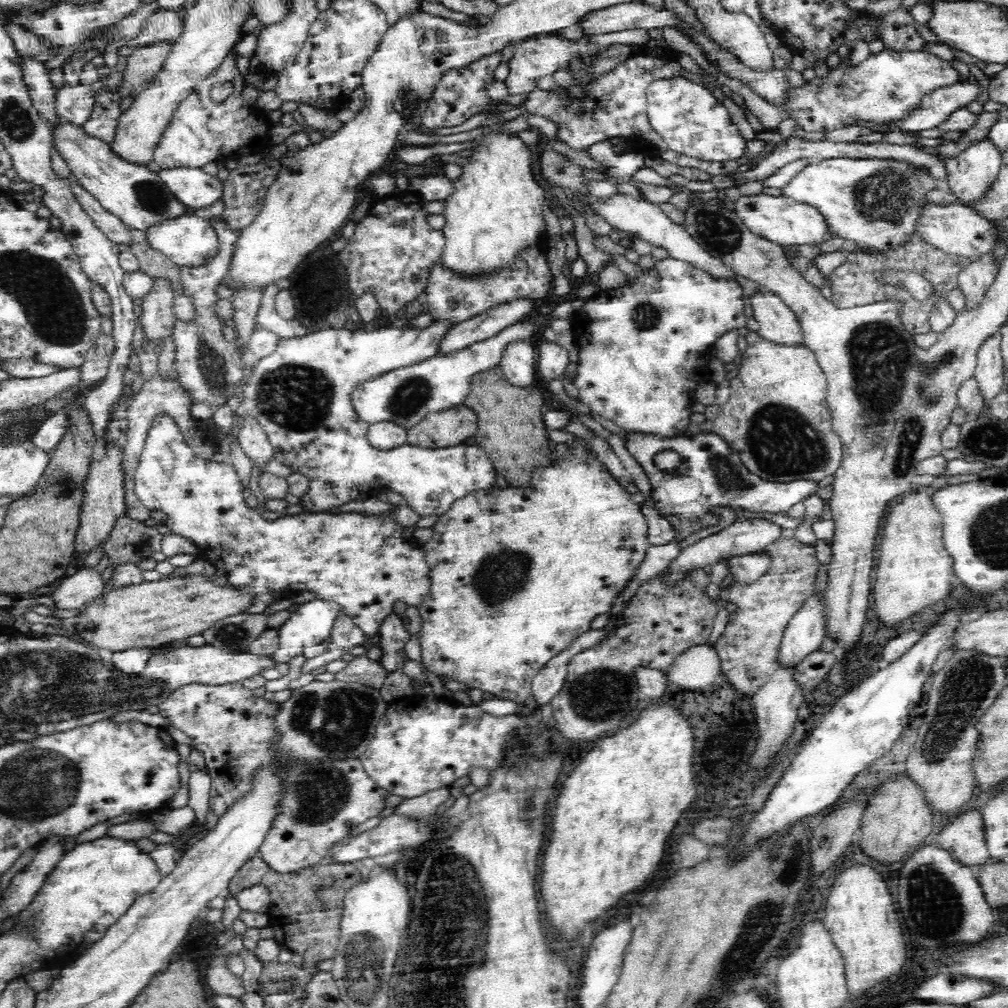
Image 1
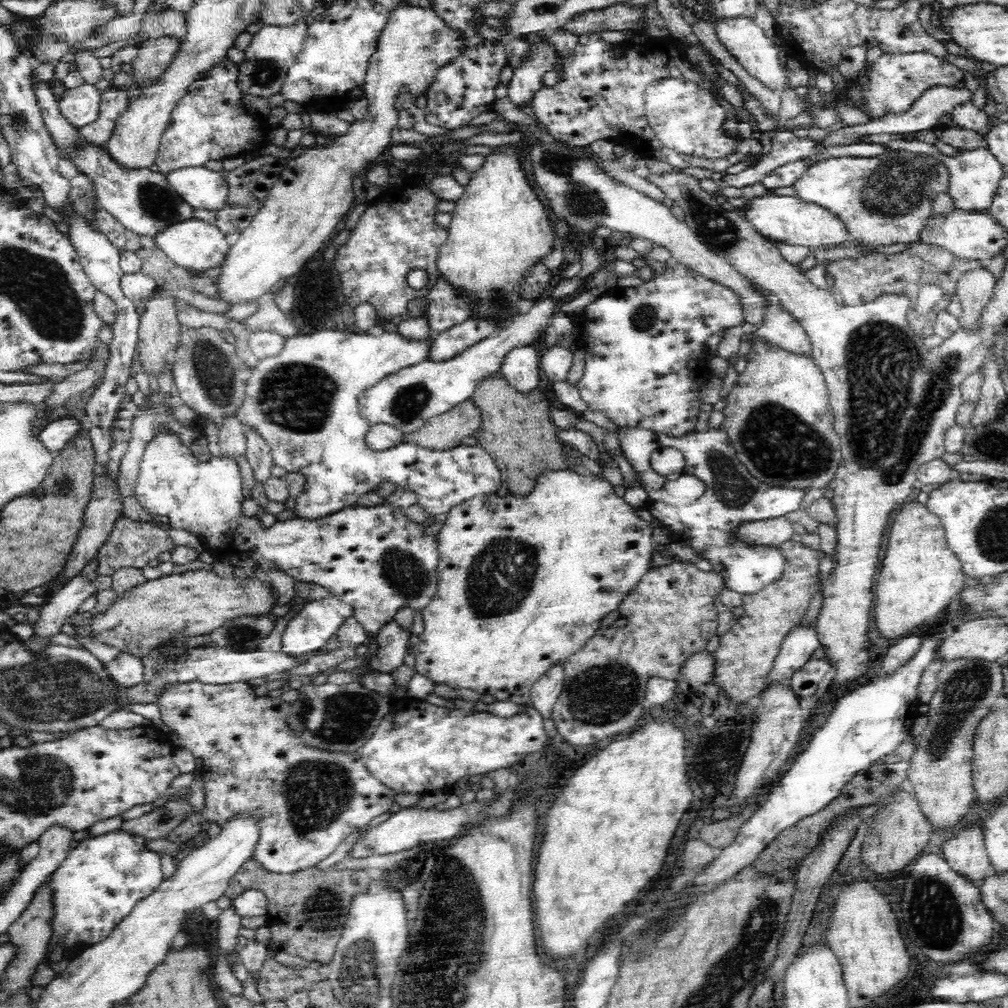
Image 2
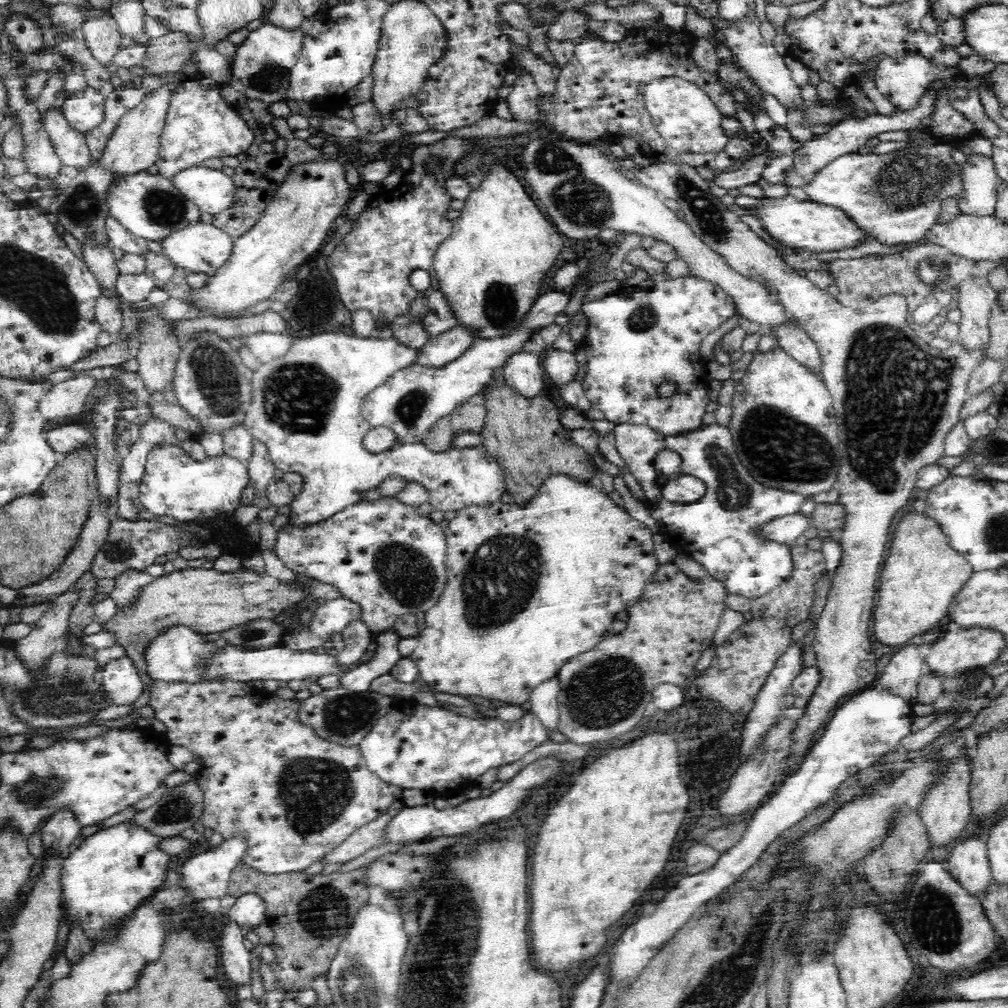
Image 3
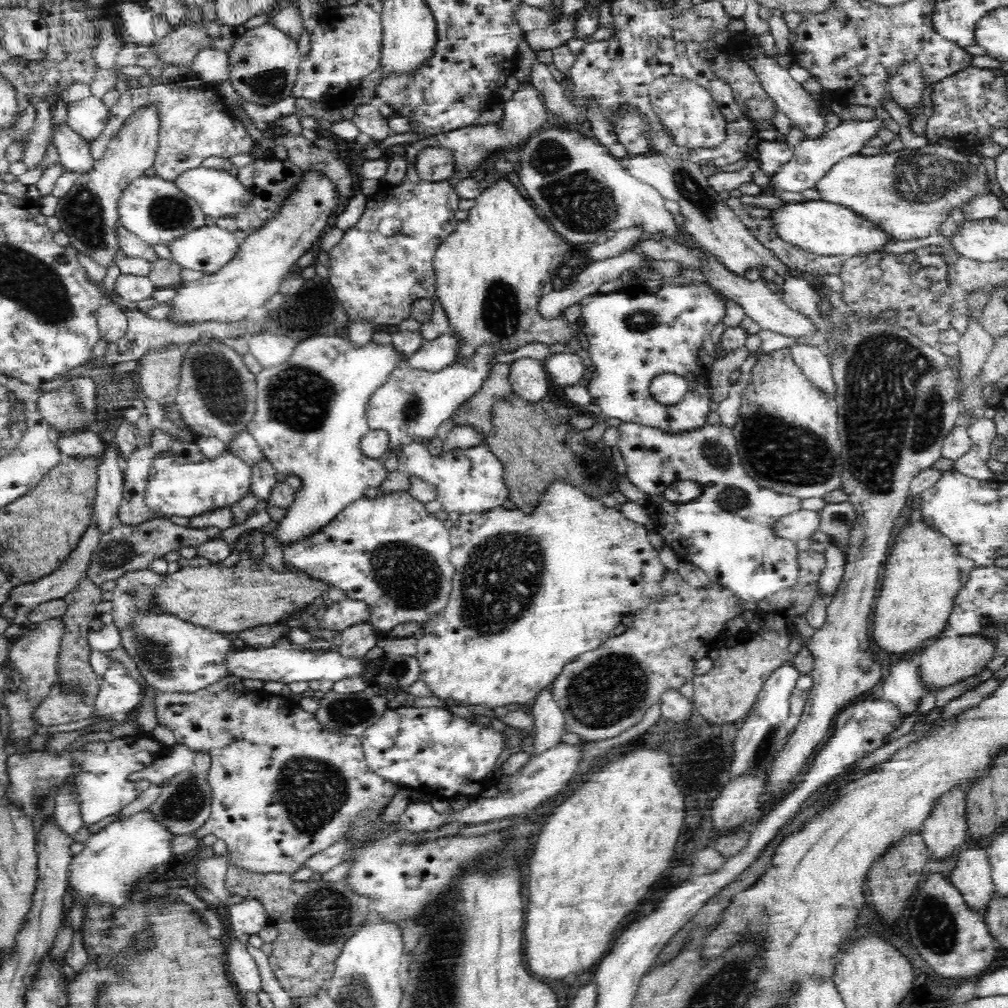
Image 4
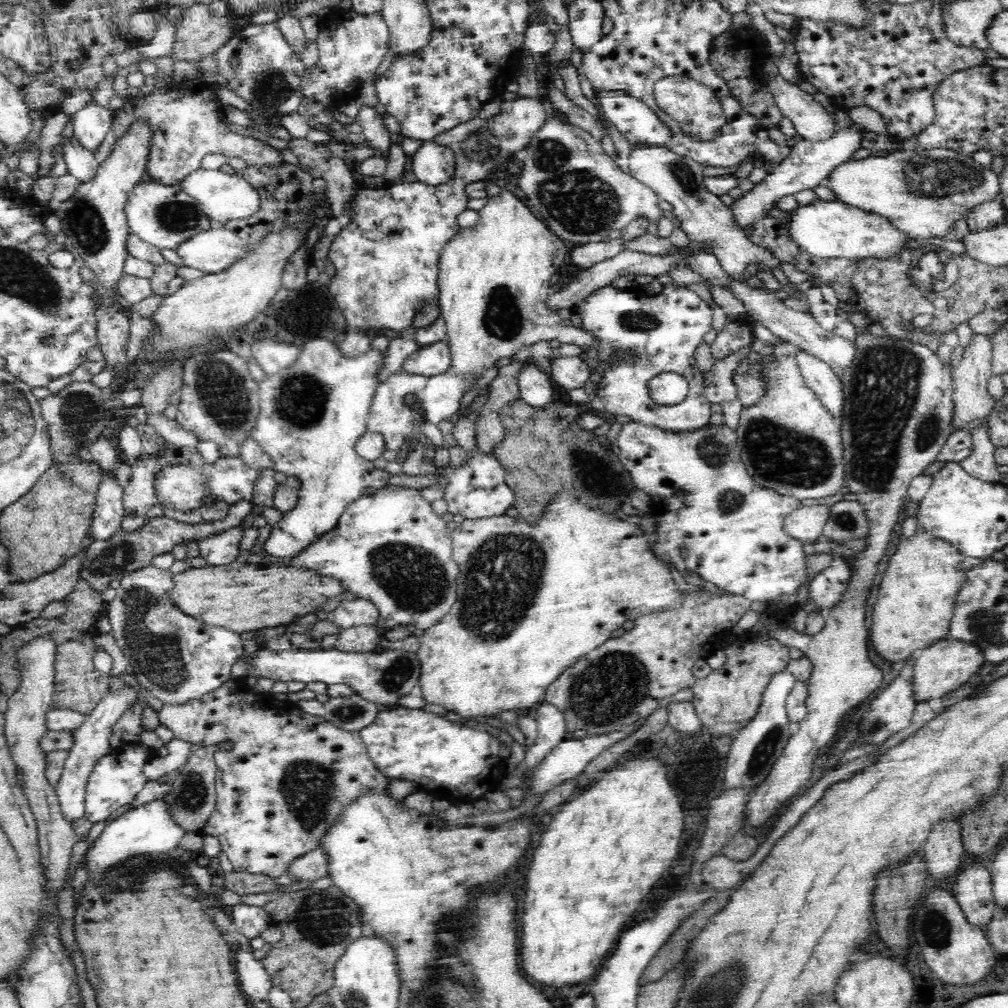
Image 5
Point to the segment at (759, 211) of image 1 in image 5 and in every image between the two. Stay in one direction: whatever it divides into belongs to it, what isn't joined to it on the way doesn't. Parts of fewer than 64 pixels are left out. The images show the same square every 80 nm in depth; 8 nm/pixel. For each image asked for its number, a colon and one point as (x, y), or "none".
2: (784, 219)
3: (816, 228)
4: (817, 227)
5: (823, 229)

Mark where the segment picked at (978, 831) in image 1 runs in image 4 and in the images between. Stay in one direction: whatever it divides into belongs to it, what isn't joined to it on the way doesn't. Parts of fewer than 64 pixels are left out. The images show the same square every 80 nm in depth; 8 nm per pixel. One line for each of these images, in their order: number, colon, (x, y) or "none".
2: (965, 852)
3: (969, 863)
4: (971, 876)

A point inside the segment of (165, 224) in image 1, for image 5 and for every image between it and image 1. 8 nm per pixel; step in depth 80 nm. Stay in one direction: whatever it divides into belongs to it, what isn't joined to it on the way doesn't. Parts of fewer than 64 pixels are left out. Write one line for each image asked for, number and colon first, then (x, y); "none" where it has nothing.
2: (192, 244)
3: (197, 247)
4: (210, 247)
5: (211, 251)

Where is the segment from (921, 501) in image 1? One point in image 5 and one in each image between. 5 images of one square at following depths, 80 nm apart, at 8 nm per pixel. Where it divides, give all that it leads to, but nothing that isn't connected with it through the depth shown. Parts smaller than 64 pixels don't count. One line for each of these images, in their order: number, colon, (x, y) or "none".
2: (919, 577)
3: (922, 575)
4: (924, 572)
5: (916, 600)

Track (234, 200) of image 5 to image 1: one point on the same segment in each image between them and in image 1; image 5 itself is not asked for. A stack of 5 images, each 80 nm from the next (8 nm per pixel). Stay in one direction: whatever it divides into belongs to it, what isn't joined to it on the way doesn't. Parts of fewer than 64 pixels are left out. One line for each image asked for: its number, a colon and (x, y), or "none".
1: (193, 187)
2: (205, 189)
3: (211, 191)
4: (220, 194)

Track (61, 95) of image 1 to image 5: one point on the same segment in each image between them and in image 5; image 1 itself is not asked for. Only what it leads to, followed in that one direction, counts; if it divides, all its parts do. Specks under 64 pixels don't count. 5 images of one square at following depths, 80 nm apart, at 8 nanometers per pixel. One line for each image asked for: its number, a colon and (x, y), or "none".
2: (80, 106)
3: (84, 110)
4: (88, 116)
5: (90, 124)

